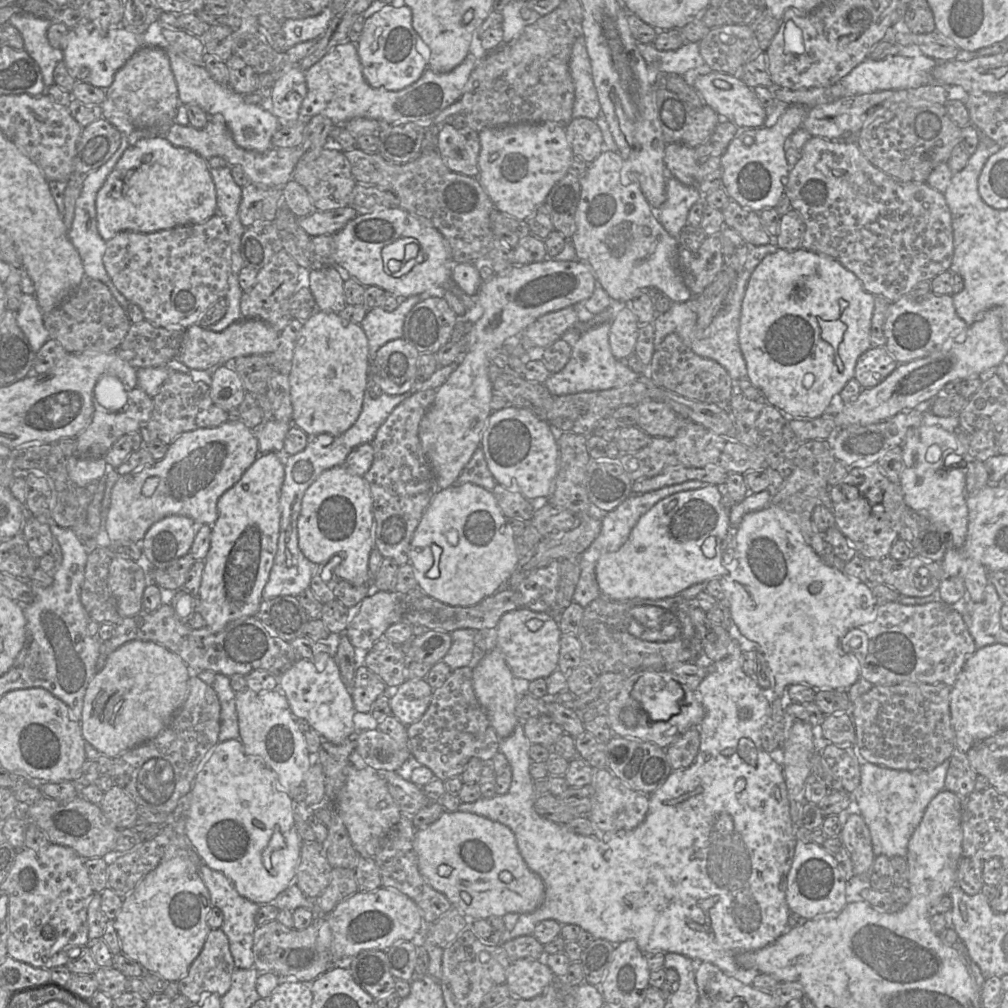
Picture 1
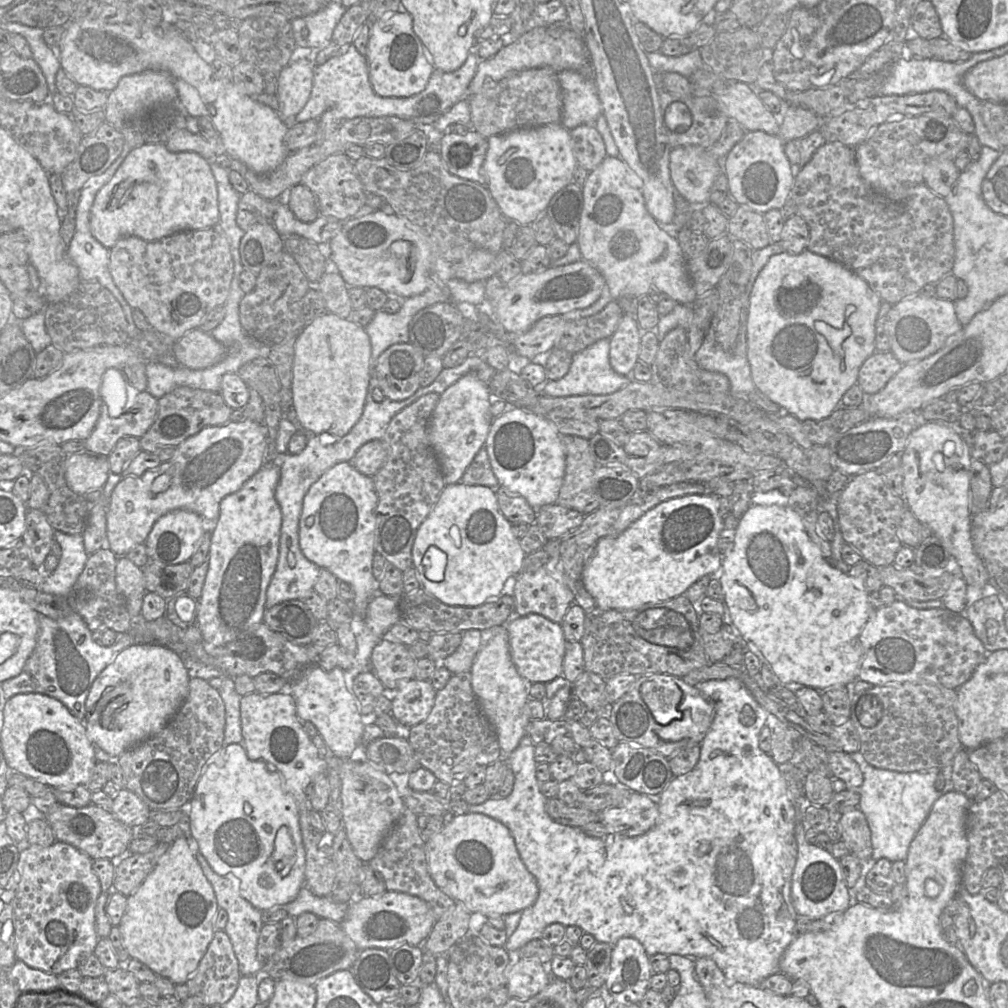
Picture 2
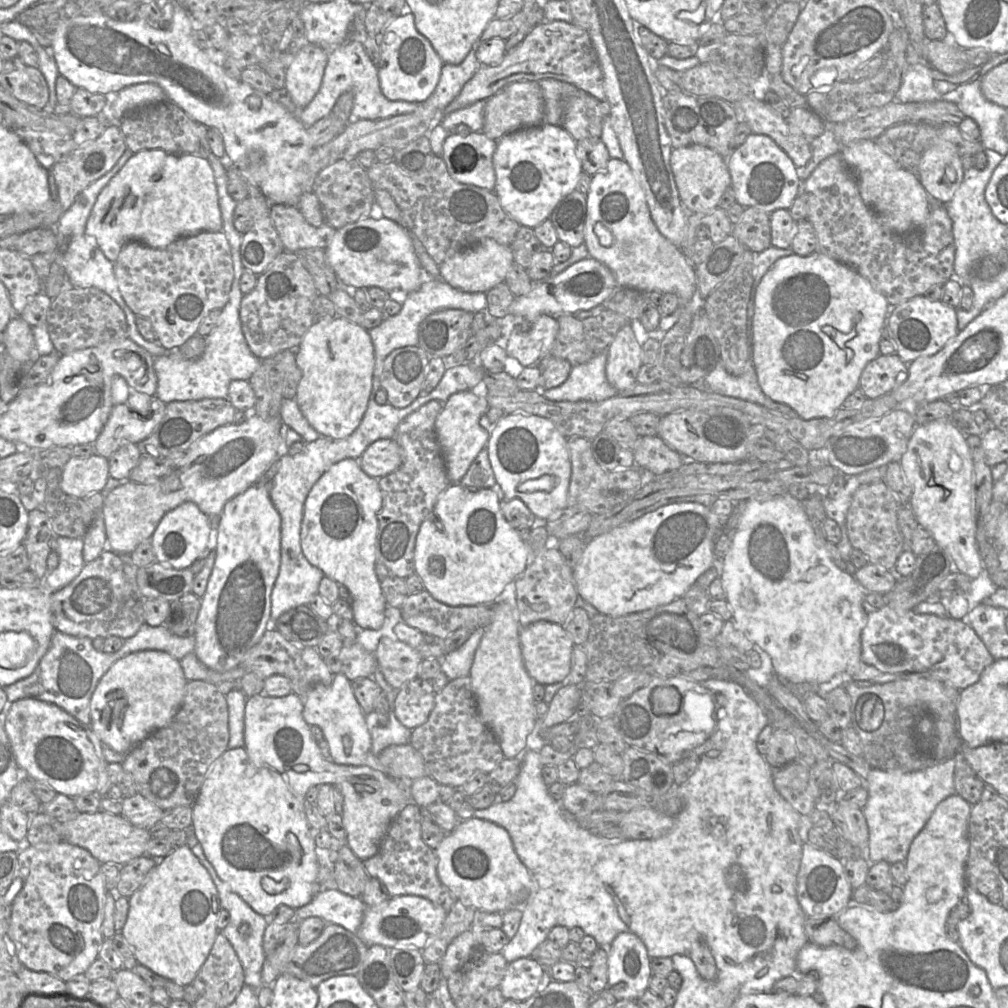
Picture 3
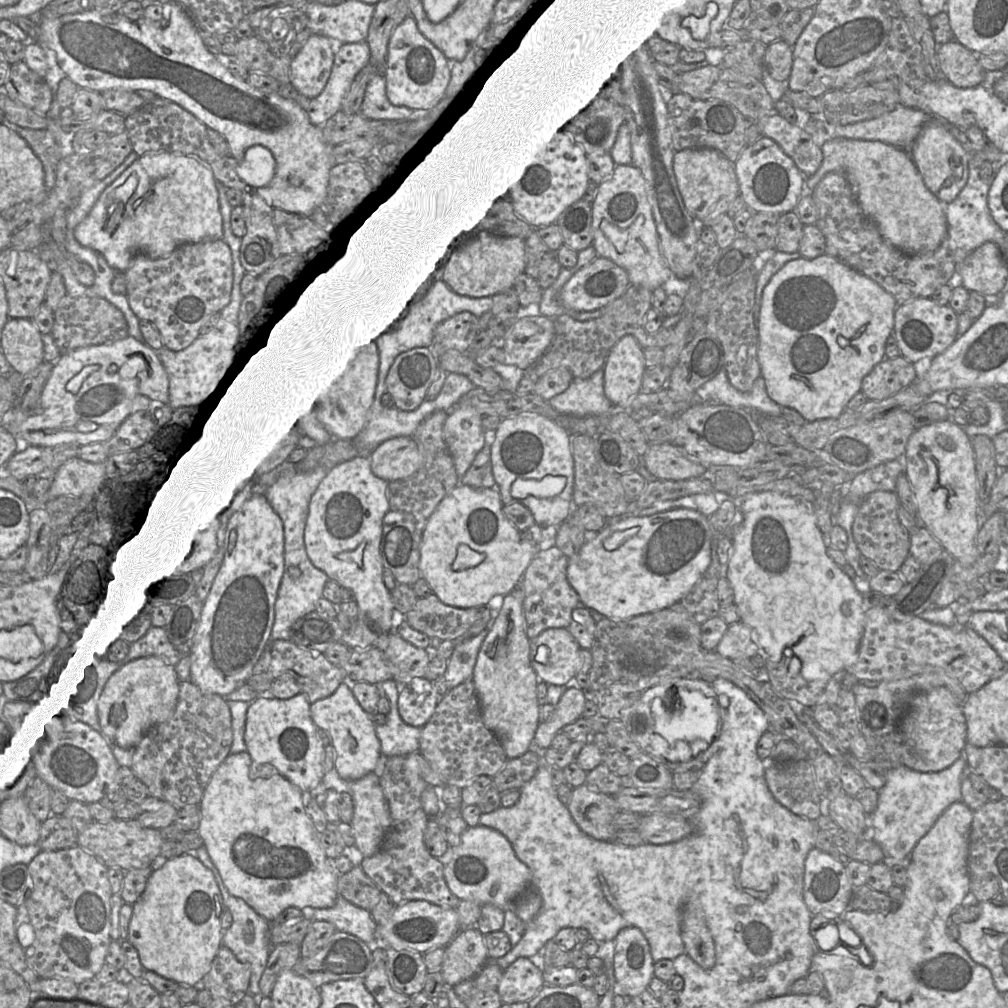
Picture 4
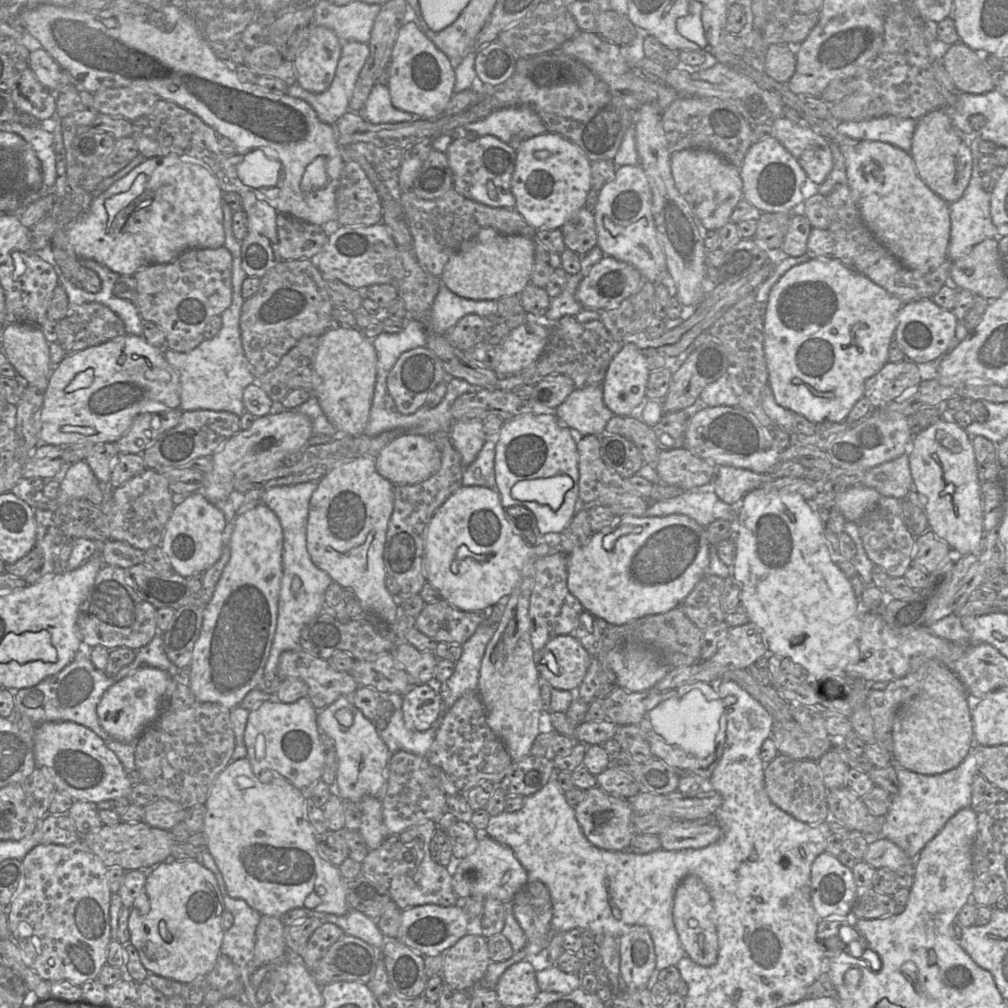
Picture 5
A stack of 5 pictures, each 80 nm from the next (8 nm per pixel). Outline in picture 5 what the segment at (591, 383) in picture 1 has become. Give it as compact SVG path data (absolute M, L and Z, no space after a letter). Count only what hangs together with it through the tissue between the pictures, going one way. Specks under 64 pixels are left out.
M601 385L574 389L554 413L577 436L602 436L614 415L603 402Z

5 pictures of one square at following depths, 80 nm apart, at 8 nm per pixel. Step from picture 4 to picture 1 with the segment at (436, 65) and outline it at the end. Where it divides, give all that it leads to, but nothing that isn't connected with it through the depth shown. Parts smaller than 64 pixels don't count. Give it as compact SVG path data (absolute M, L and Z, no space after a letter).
M384 5L365 20L356 48L363 76L371 87L396 91L411 85L420 78L428 68L428 61L418 52L415 36L412 12L406 5L400 8Z

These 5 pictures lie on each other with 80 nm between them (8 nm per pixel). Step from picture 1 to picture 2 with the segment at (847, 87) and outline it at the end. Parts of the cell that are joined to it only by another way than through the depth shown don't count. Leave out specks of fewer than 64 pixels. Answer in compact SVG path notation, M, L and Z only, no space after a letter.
M992 56L990 57L984 57L983 59L981 59L980 61L978 61L977 63L963 63L963 64L958 64L958 63L952 63L952 62L945 62L945 61L942 61L942 60L939 60L939 59L936 59L936 58L932 58L932 59L920 59L920 58L913 58L911 60L904 60L904 59L898 59L894 62L892 62L890 65L889 65L889 76L887 77L886 81L884 82L883 86L881 87L880 91L879 91L879 95L910 95L910 94L918 94L918 93L925 93L925 92L929 92L929 91L932 91L932 90L939 90L939 91L944 91L946 92L947 94L951 95L955 101L957 102L957 105L959 107L963 107L965 108L969 113L970 115L972 116L973 118L973 121L974 121L974 124L975 124L975 132L974 134L977 136L981 146L989 146L990 148L994 149L994 150L997 150L997 151L1002 151L1005 147L996 139L994 138L991 133L988 131L987 127L985 126L984 124L984 121L982 119L982 116L981 116L981 108L982 108L982 104L983 102L981 100L979 100L976 96L974 96L963 84L963 77L965 75L965 73L970 70L972 67L974 67L976 64L980 63L980 62L983 62L983 61L986 61L986 60L989 60L989 59L992 59Z

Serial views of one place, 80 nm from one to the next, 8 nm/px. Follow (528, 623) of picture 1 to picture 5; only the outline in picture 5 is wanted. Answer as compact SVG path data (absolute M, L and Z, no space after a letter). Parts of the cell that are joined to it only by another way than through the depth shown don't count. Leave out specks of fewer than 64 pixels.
M573 634L556 636L548 641L539 652L534 652L534 662L540 676L547 680L553 688L560 690L570 691L579 687L590 661L591 655Z

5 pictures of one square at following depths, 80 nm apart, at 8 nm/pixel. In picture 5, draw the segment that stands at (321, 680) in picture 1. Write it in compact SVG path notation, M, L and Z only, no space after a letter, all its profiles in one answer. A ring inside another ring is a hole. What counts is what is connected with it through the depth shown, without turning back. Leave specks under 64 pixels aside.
M340 696L332 704L318 710L317 723L319 729L327 733L334 740L334 748L338 756L337 784L341 799L348 799L360 803L364 796L381 798L386 786L386 772L391 752L381 739L379 731L372 721L350 701L351 696ZM348 708L353 714L353 723L350 727L341 725L336 712Z

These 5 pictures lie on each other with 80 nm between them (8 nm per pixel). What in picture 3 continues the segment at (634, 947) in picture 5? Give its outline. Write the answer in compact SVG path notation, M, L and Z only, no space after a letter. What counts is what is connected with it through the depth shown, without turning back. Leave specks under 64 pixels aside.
M622 932L615 937L608 947L607 989L617 1001L636 1001L649 989L651 959L637 935Z

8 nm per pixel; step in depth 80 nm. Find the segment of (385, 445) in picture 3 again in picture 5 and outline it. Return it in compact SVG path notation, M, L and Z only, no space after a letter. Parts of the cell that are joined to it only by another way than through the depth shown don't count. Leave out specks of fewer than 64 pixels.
M401 434L380 451L375 467L395 486L413 485L440 469L441 455L431 436Z

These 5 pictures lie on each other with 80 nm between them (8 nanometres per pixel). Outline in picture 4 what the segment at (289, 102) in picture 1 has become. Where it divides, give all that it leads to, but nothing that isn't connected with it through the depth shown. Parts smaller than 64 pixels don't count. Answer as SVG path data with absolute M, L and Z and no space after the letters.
M311 34L290 63L290 84L298 93L314 98L324 89L333 66L336 43Z

